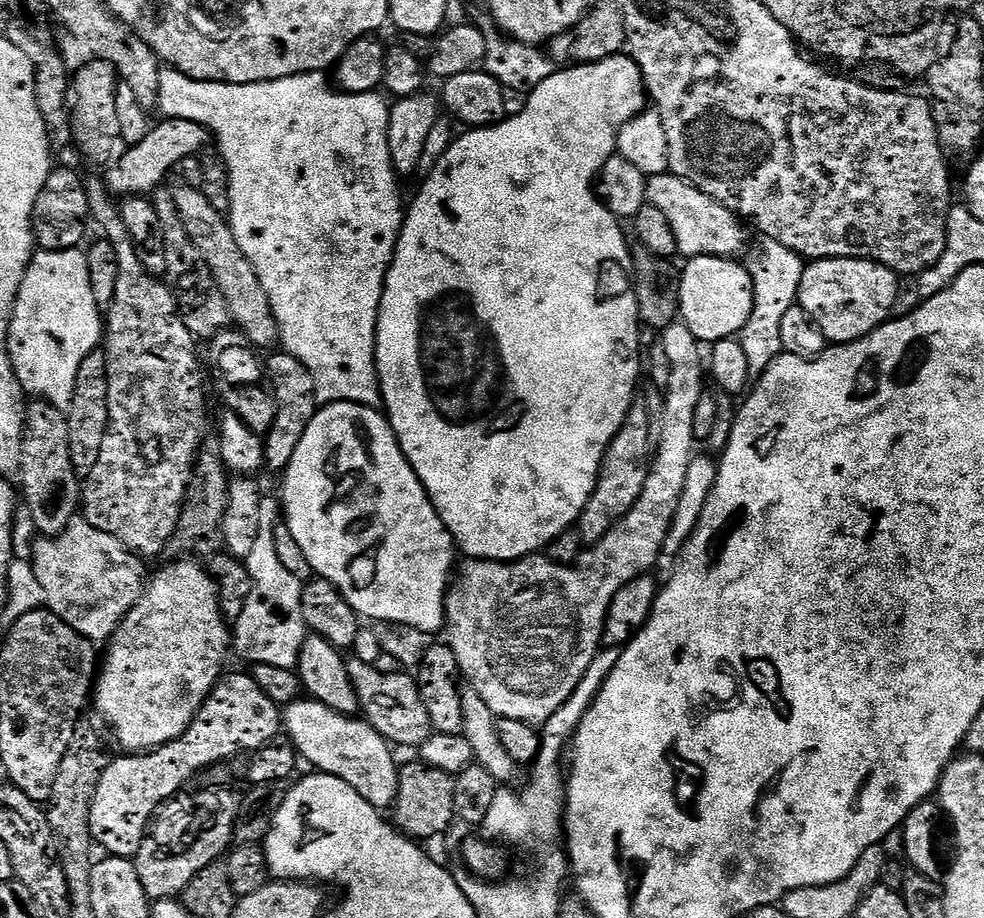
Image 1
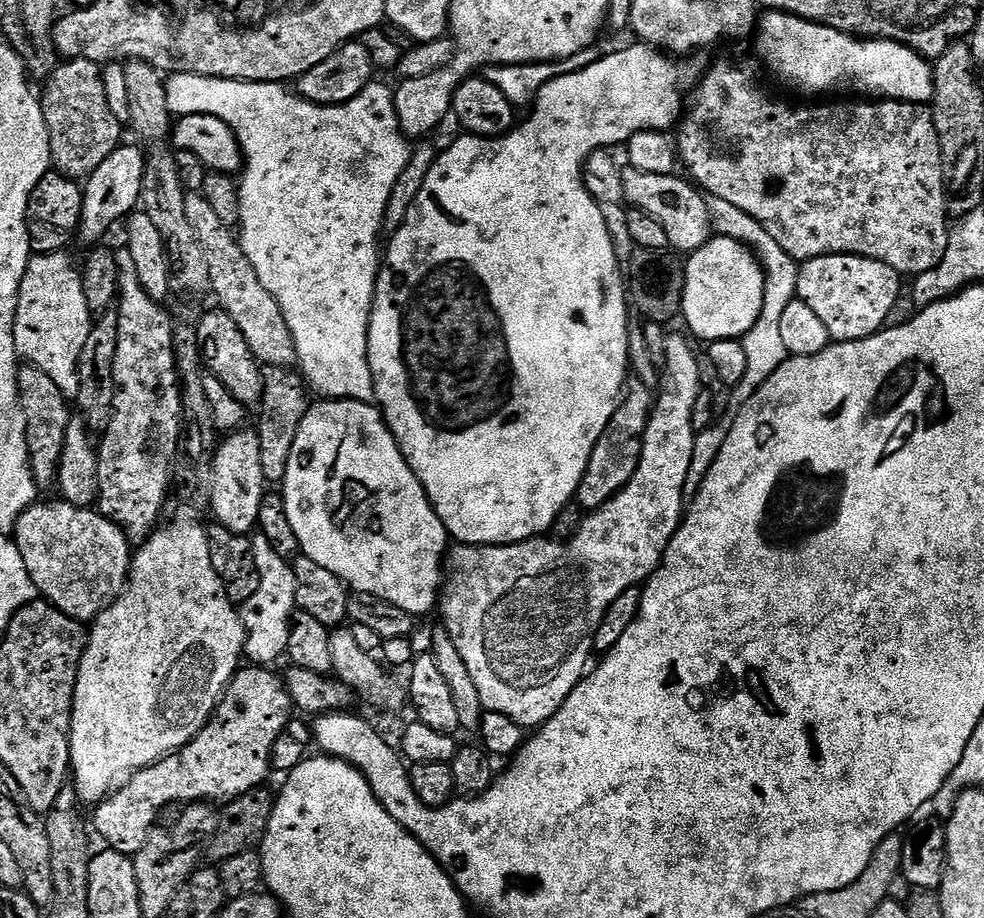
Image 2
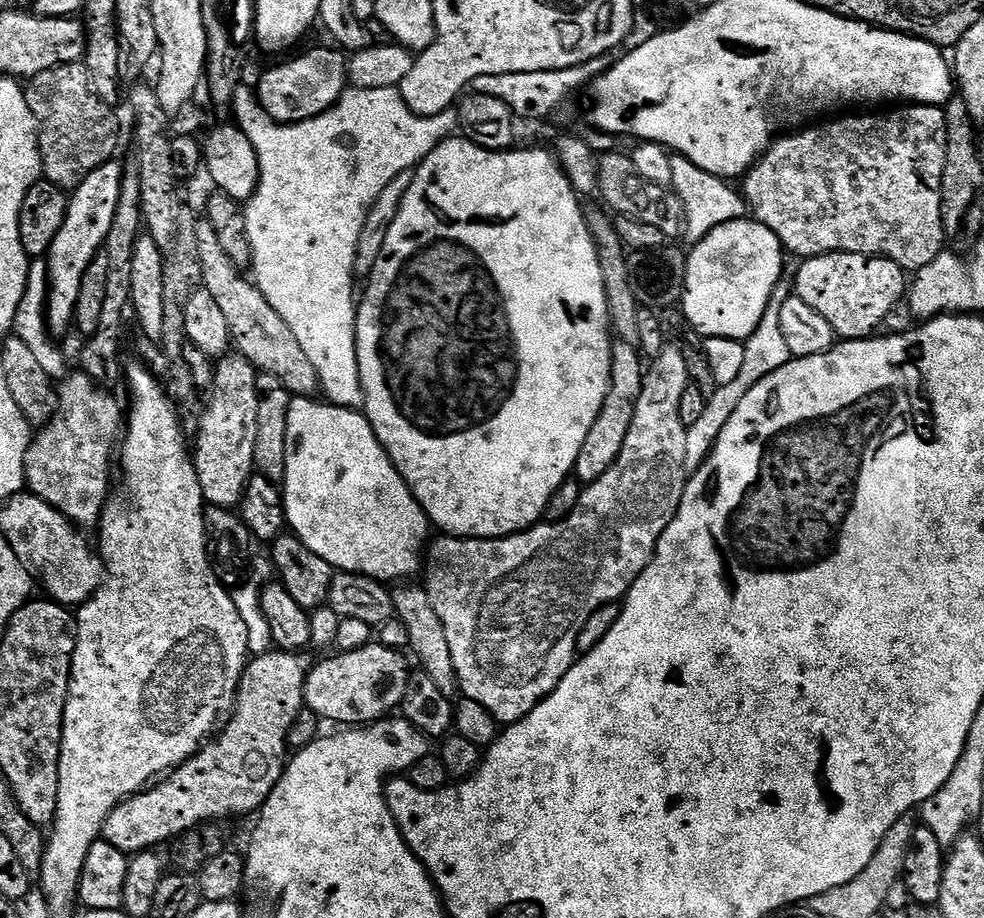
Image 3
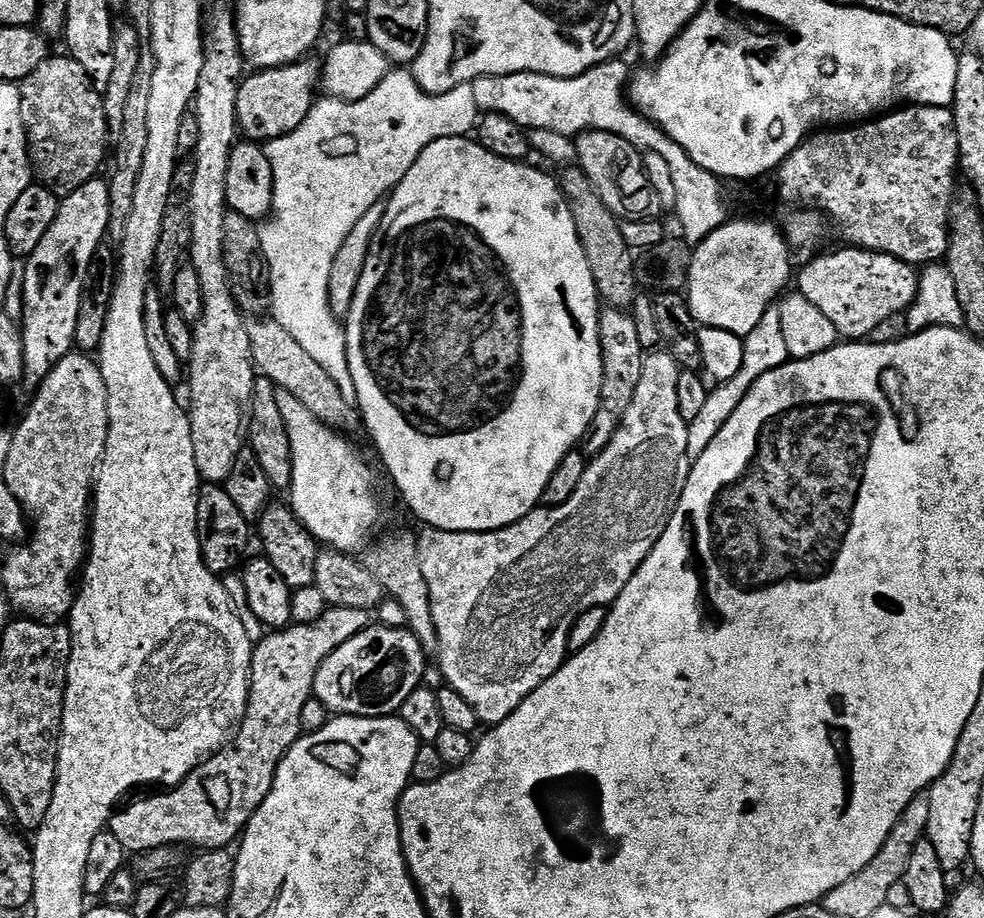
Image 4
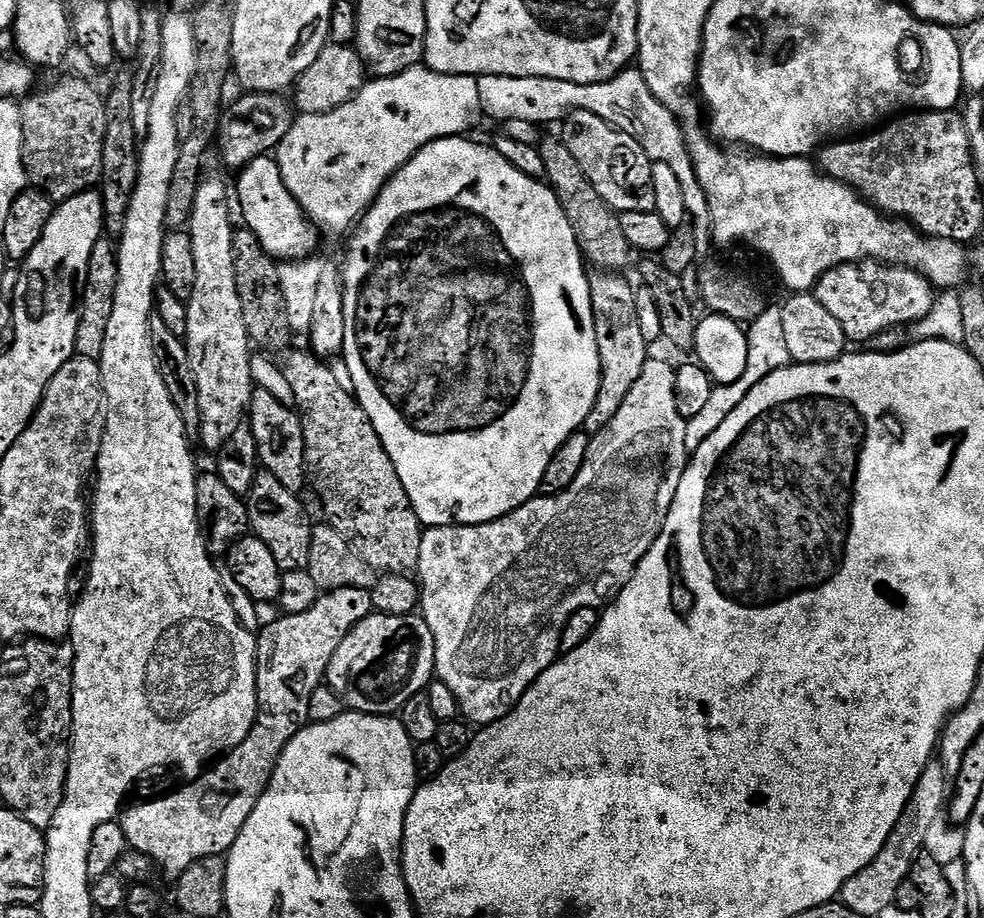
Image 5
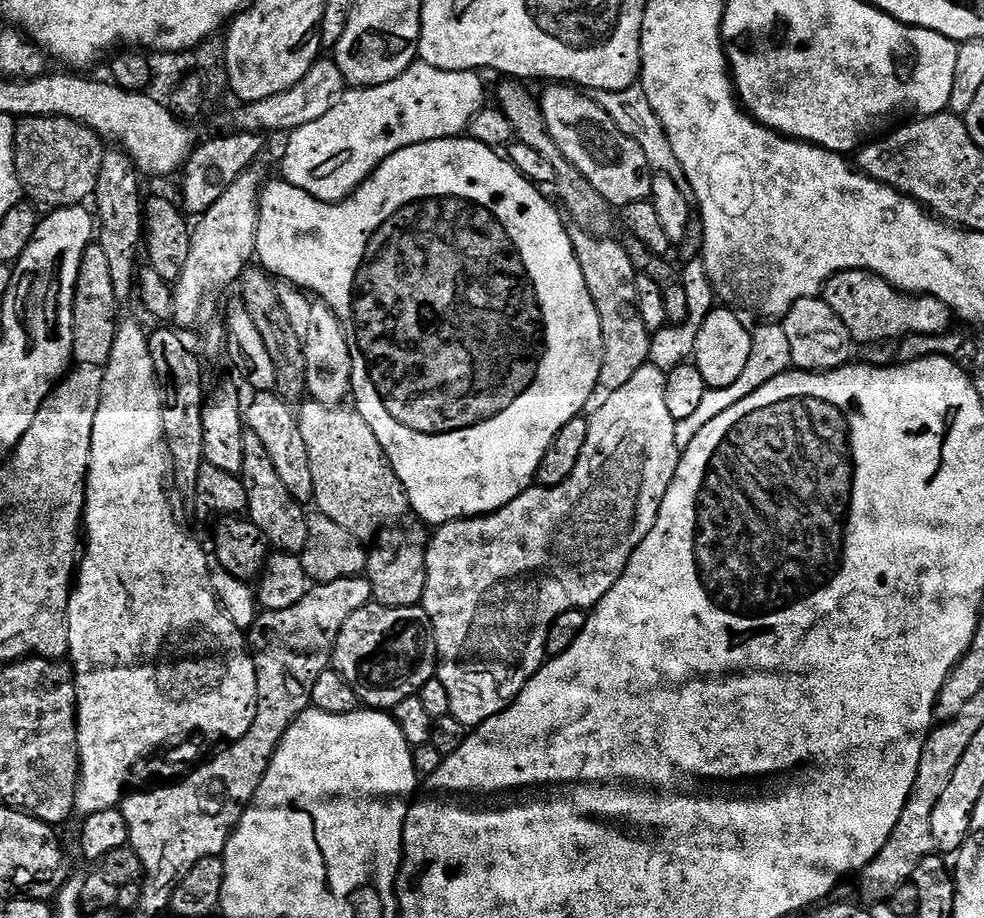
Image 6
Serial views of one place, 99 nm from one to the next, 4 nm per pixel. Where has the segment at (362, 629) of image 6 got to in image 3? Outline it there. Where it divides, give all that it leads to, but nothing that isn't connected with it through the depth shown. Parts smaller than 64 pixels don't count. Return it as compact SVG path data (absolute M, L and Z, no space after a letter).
M371 642L353 652L335 654L324 660L304 682L304 703L307 711L333 720L336 726L364 726L379 721L404 703L410 667L401 653L385 644Z

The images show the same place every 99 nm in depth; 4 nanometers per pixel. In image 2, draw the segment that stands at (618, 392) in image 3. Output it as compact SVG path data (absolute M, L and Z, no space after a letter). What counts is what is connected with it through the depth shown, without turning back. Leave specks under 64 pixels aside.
M632 378L625 383L618 410L614 410L614 418L610 418L602 438L598 438L590 454L586 474L576 491L574 500L581 509L601 508L623 490L630 478L634 478L634 470L638 470L638 462L644 449L644 431L652 416L653 403L654 392L647 389L638 379Z

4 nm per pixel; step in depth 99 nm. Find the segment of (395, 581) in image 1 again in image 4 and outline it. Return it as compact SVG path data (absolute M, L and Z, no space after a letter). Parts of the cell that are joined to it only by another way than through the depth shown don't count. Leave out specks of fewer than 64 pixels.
M277 391L276 401L290 438L292 513L321 545L337 552L363 553L373 543L380 524L380 500L376 497L376 476L371 466L347 435L321 422L294 394Z

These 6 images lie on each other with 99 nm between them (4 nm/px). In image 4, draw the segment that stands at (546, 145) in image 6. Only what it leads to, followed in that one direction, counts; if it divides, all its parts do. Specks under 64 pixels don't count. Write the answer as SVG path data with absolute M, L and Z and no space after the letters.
M578 166L565 167L561 172L563 174L560 174L558 183L571 206L571 214L586 254L587 265L590 266L596 282L596 291L609 307L629 309L638 295L635 257L631 245L622 236L619 219L602 202L596 188Z

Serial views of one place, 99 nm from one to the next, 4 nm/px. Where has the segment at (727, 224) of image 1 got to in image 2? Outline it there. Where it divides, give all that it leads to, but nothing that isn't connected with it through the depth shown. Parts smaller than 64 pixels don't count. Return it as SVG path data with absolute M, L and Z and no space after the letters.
M628 166L622 171L622 190L624 191L624 204L629 209L642 211L650 218L654 218L654 221L666 230L670 245L677 253L691 254L698 251L713 235L712 215L708 212L705 193L695 183L689 182L683 175L681 176L680 174L670 176L666 174L646 174L642 170Z

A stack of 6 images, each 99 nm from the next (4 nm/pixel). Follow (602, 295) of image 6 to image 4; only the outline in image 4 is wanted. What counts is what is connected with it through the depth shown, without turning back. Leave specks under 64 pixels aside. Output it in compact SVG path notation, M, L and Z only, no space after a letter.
M605 307L600 313L600 349L604 355L604 385L600 391L600 405L588 428L588 435L582 441L585 457L591 458L602 454L620 429L620 419L632 405L638 382L642 378L642 366L646 349L638 342L638 326L634 326L631 315L616 307Z

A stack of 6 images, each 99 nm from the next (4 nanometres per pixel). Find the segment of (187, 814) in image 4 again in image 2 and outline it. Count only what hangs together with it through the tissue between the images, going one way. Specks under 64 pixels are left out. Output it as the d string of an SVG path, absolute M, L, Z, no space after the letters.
M241 667L232 677L212 719L191 742L156 764L135 772L107 800L95 805L95 835L97 832L111 851L135 857L157 823L156 811L167 804L188 806L204 799L229 802L267 781L264 779L273 767L272 748L288 727L294 708L284 686L277 690L276 700L252 700L253 669L247 667Z

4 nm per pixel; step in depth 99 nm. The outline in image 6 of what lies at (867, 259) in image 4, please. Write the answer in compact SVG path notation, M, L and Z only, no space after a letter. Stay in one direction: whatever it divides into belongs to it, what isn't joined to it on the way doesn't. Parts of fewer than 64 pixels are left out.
M863 270L840 272L830 277L824 285L822 298L842 318L846 330L850 330L853 341L865 344L879 340L899 341L905 336L921 336L949 331L953 327L954 313L933 296L918 296L901 292L881 276Z

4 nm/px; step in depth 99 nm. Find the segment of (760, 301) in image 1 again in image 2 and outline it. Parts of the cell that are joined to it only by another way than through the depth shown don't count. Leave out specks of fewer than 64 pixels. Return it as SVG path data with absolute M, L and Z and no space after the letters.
M715 198L709 199L707 203L708 212L712 215L713 233L716 236L729 236L751 249L764 271L765 298L761 314L754 322L753 328L742 337L746 350L746 374L742 374L742 382L738 382L731 389L732 397L728 400L732 410L738 410L750 398L754 398L754 394L764 385L766 378L770 378L770 374L774 374L774 370L778 370L778 366L782 366L782 362L789 357L778 326L782 323L782 313L786 306L790 306L790 302L797 299L800 264L790 254L786 254L786 250L782 250L782 246L778 246L778 242L774 242L774 238L766 234L764 227L754 218L750 218L750 214L746 214L746 210L738 210L738 206Z

